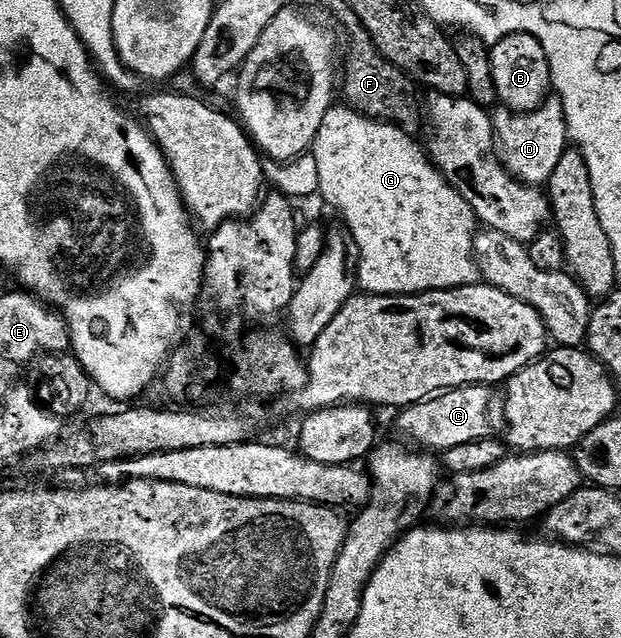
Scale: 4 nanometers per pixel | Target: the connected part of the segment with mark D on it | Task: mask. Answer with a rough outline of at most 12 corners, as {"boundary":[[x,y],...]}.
{"boundary":[[558,96],[493,120],[503,167],[546,185],[569,150]]}

